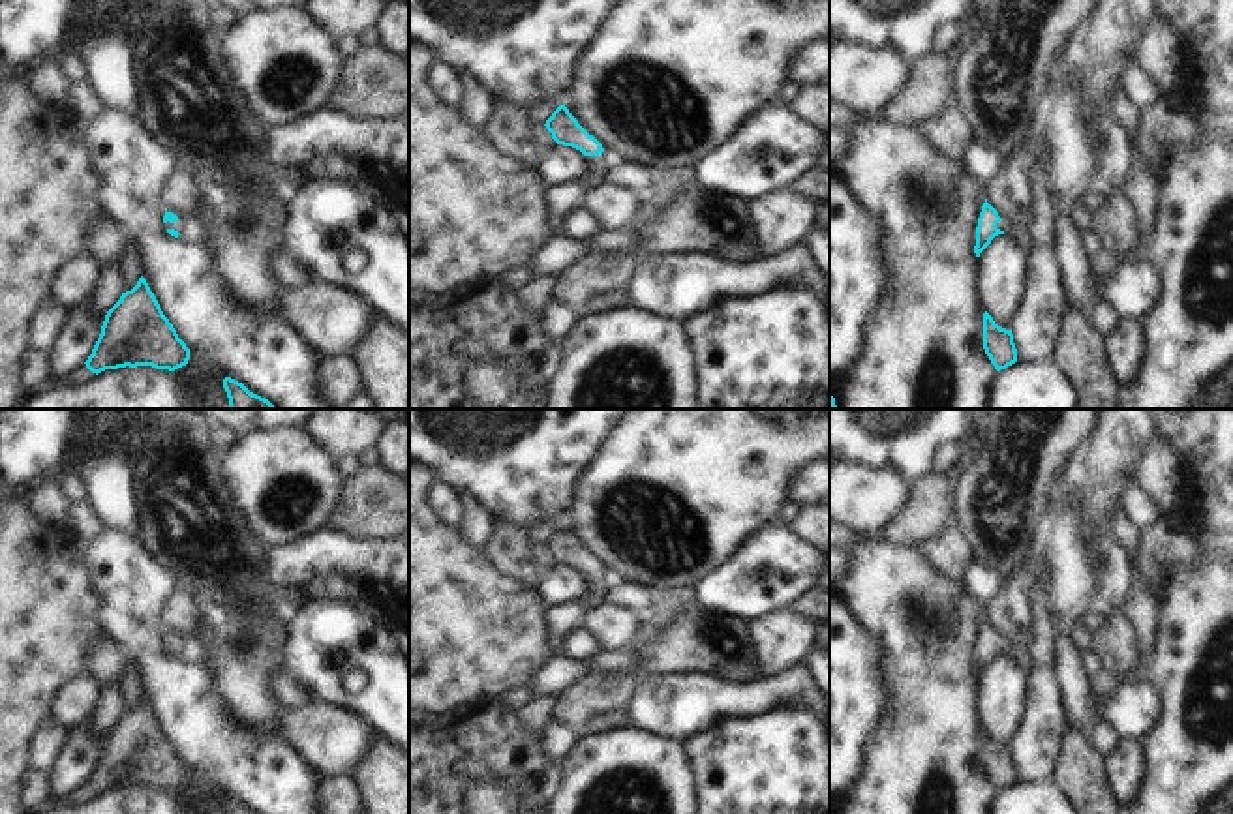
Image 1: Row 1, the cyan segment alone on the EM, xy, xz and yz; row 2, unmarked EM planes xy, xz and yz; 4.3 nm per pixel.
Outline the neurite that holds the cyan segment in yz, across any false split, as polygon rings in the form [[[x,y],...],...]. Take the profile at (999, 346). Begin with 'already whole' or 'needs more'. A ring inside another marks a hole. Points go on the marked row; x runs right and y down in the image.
already whole; [[[987,311],[983,313],[983,349],[997,371],[1017,362],[1012,330],[1000,328]]]

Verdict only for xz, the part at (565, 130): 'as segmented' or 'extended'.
extended

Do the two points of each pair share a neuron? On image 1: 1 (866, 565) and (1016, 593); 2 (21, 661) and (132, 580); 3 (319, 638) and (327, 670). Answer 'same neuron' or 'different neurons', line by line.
1: different neurons
2: different neurons
3: same neuron

